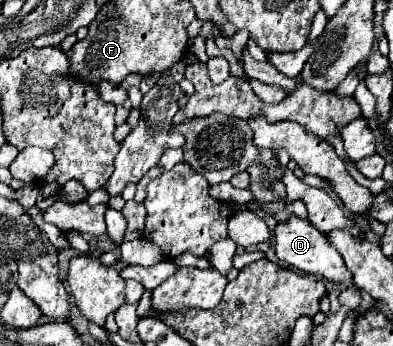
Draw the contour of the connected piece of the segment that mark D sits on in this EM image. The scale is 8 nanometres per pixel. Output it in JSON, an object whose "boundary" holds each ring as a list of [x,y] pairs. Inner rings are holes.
{"boundary":[[[291,216],[287,222],[279,222],[277,228],[273,230],[273,234],[275,234],[275,252],[277,252],[277,258],[281,262],[285,262],[287,266],[297,268],[297,270],[307,272],[307,274],[313,274],[313,276],[319,276],[319,278],[323,278],[327,282],[333,282],[341,290],[353,286],[351,272],[343,266],[341,254],[329,244],[327,236],[319,234],[307,220]]]}

